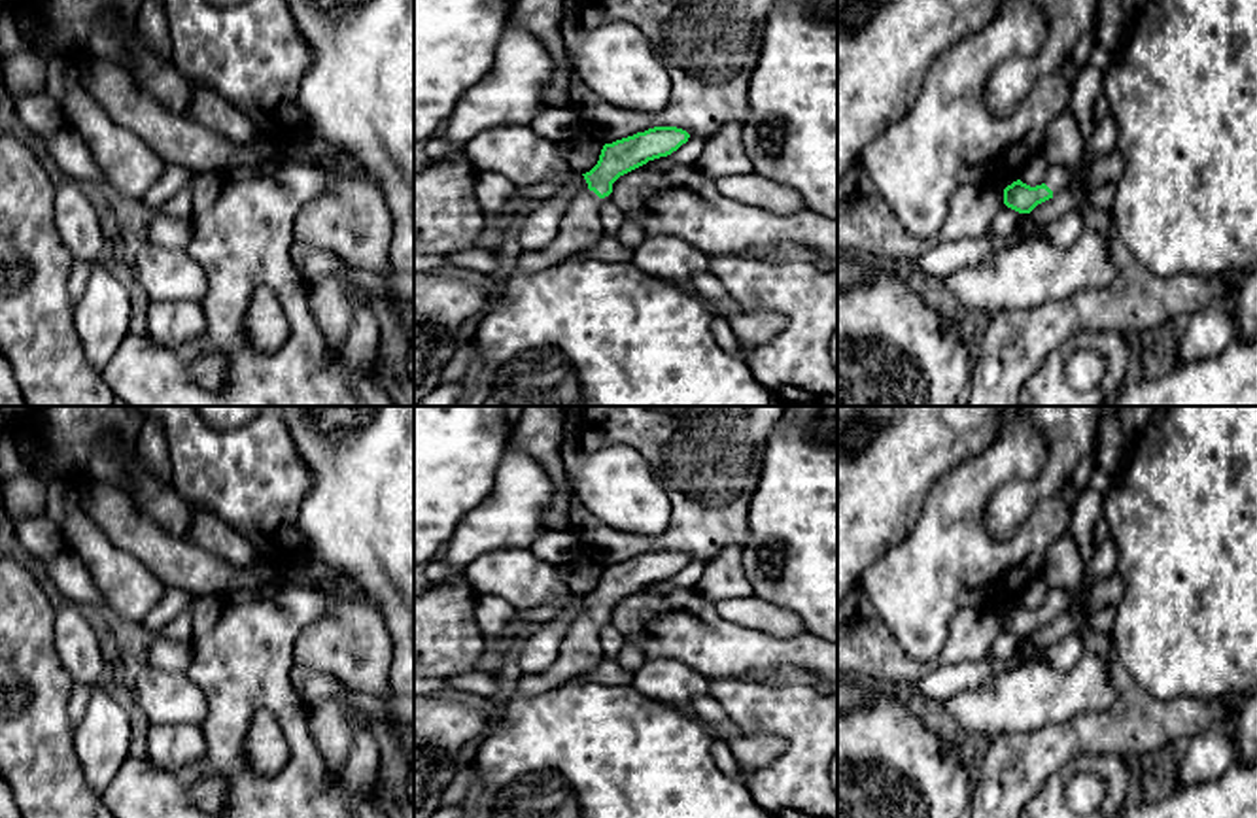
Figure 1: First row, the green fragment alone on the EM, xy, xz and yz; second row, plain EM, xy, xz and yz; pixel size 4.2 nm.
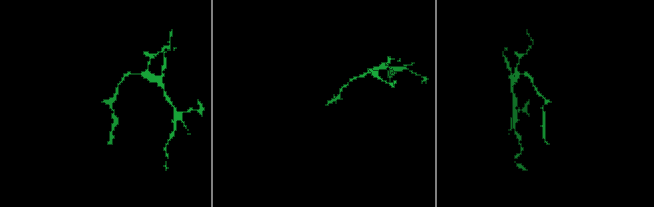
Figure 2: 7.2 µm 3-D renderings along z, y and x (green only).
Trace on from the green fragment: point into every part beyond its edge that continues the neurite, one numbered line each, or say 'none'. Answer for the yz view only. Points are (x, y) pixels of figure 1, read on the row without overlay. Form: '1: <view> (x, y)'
1: yz (1104, 594)

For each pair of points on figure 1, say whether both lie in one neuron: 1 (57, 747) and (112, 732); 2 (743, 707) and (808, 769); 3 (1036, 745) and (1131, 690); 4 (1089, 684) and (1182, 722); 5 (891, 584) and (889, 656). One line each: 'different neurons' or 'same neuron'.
1: different neurons
2: same neuron
3: same neuron
4: different neurons
5: different neurons

